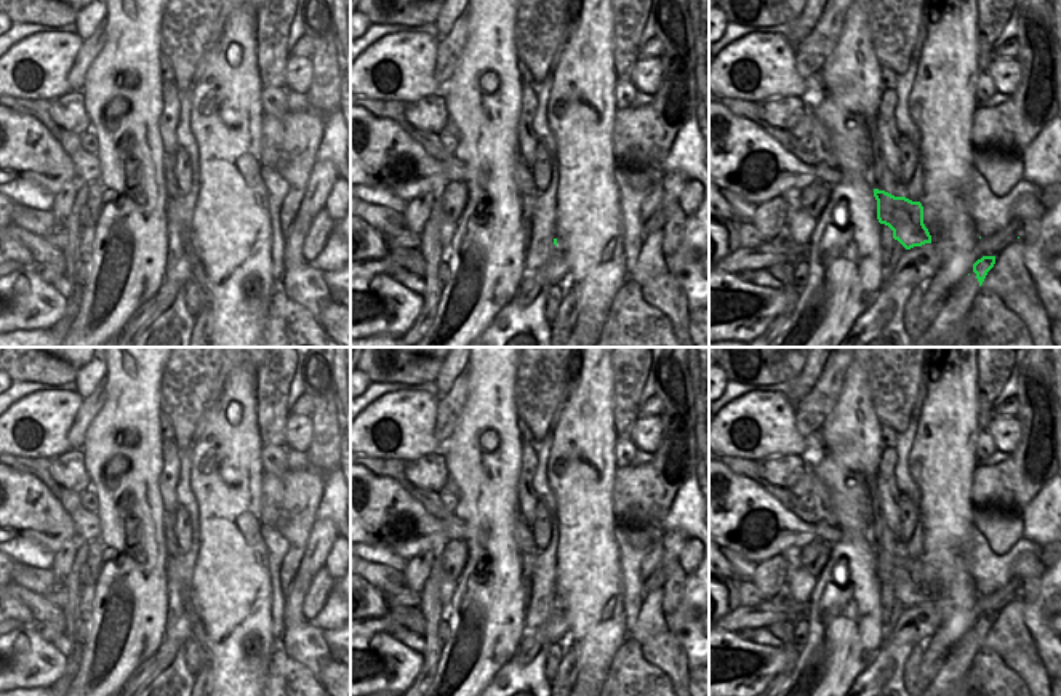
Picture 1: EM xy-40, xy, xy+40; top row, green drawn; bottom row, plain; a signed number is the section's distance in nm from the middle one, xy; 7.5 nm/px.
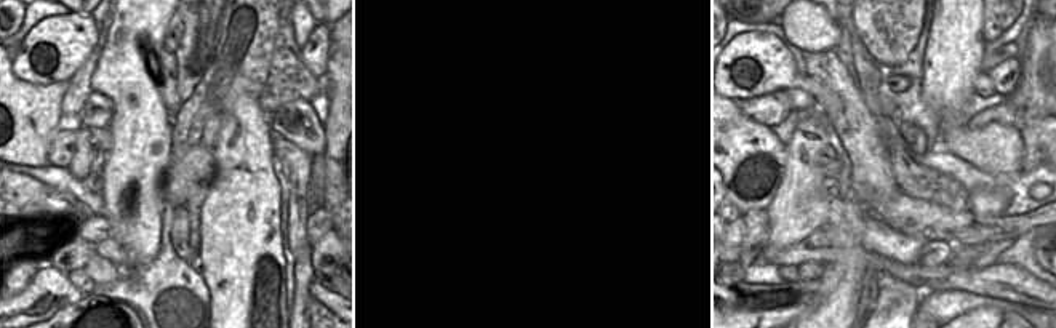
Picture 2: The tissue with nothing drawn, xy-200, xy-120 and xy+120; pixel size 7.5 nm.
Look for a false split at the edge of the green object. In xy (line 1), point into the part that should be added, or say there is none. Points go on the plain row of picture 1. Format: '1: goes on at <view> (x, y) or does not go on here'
1: does not go on here

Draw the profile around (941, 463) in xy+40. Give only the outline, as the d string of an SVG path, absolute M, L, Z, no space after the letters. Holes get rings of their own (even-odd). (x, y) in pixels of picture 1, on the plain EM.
M931 347L938 368L930 370L930 386L919 411L909 453L909 475L922 498L923 582L931 603L959 642L949 651L928 690L939 693L960 685L981 645L973 630L973 608L979 598L963 554L973 542L970 488L978 466L976 437L976 347Z

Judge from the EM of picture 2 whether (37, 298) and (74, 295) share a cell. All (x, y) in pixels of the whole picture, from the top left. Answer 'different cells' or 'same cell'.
same cell

